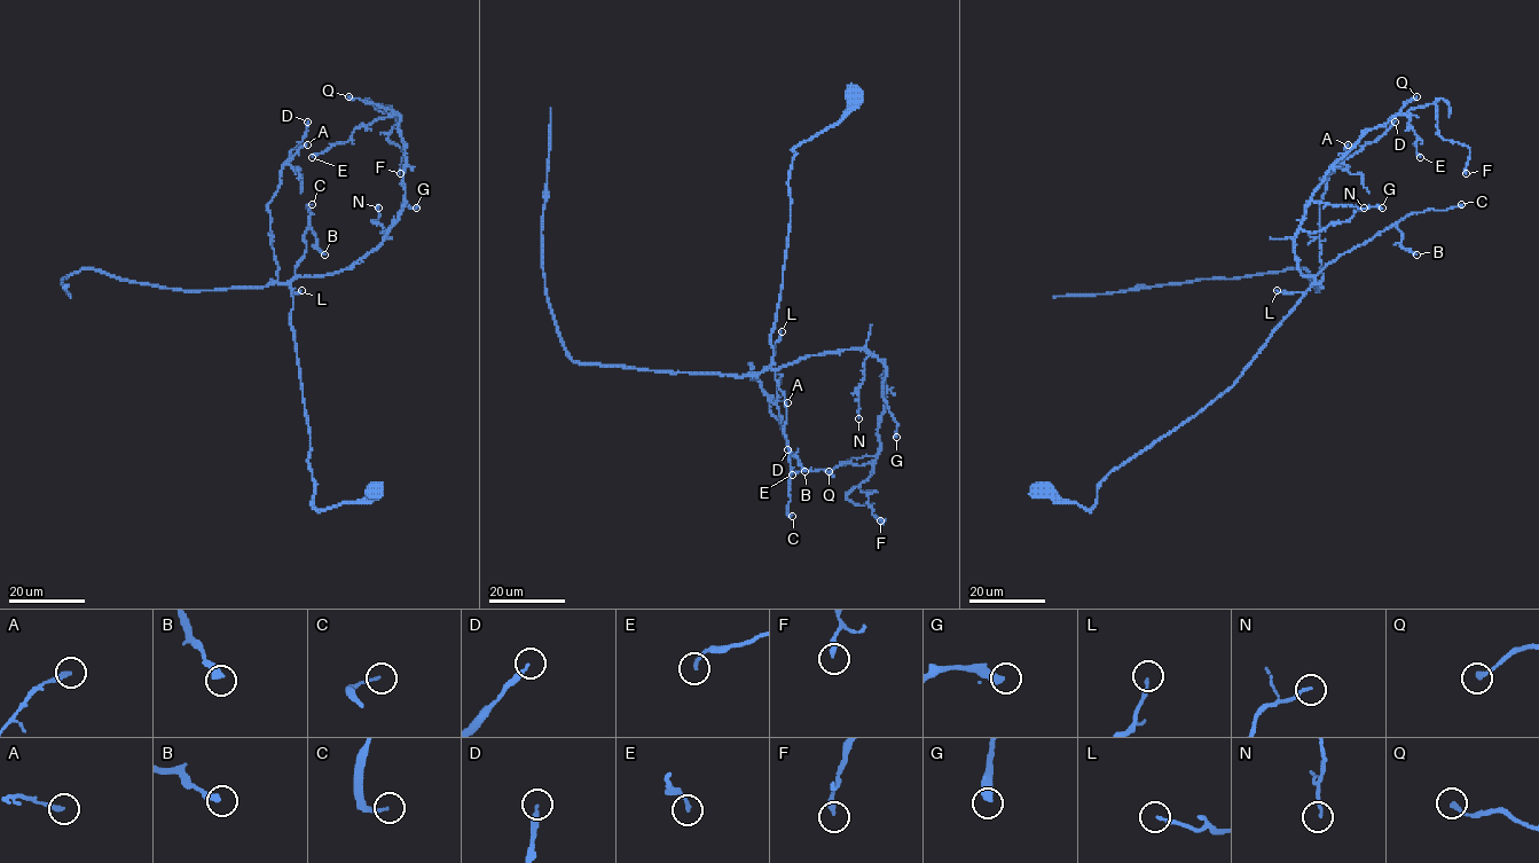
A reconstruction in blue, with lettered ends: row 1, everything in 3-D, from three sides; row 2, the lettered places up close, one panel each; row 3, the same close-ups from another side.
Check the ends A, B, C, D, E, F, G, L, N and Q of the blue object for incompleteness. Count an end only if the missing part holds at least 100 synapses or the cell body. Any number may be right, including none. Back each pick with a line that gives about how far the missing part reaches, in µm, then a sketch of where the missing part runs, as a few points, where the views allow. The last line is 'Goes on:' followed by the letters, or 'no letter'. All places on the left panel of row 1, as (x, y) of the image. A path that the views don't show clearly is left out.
Goes on: no letter

